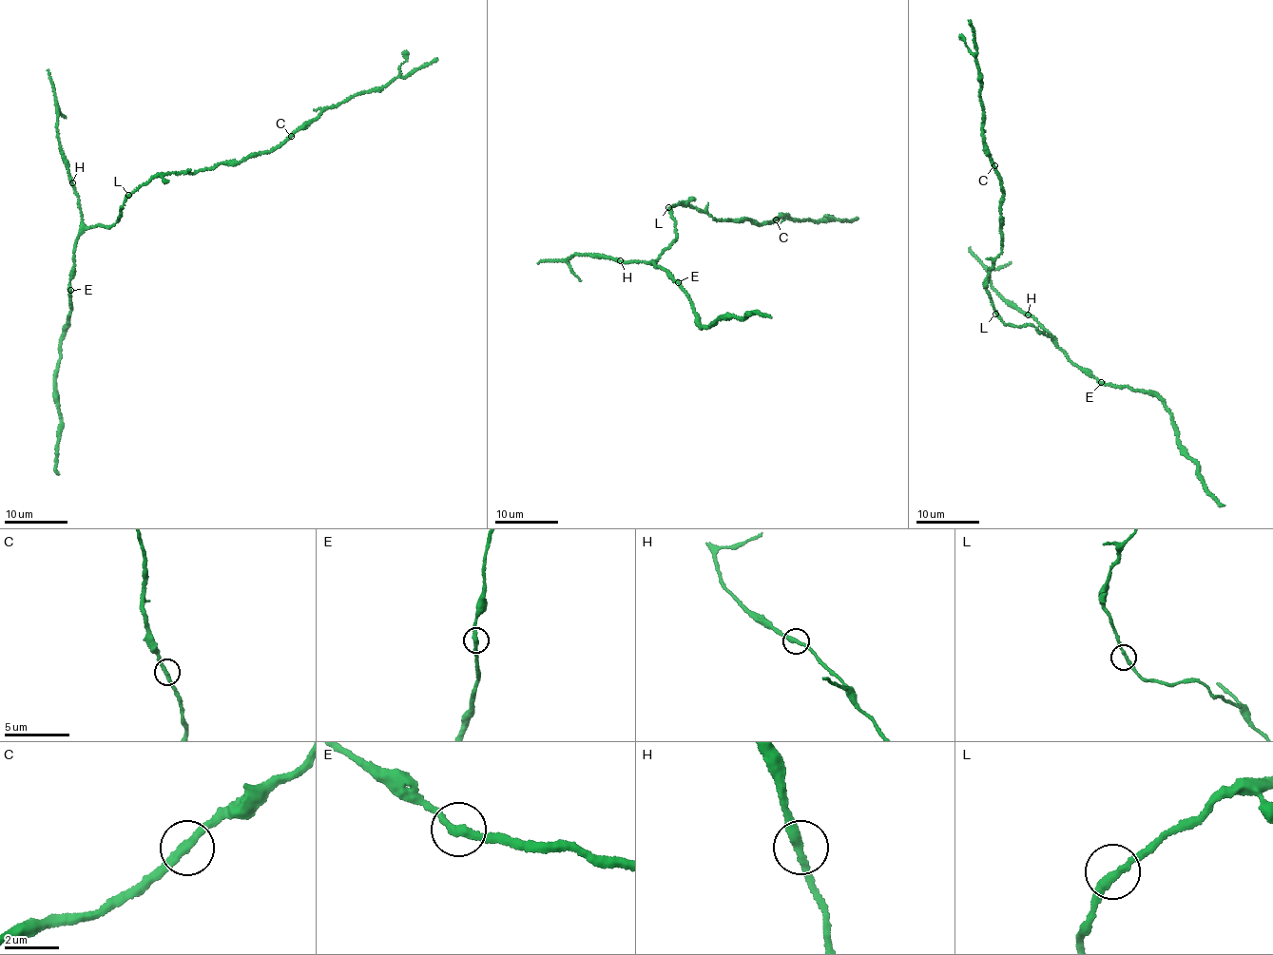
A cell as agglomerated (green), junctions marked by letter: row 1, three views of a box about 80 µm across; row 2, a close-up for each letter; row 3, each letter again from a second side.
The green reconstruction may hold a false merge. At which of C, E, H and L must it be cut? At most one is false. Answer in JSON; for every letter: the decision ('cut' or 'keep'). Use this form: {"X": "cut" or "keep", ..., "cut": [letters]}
{"C": "keep", "E": "keep", "H": "keep", "L": "keep", "cut": []}

